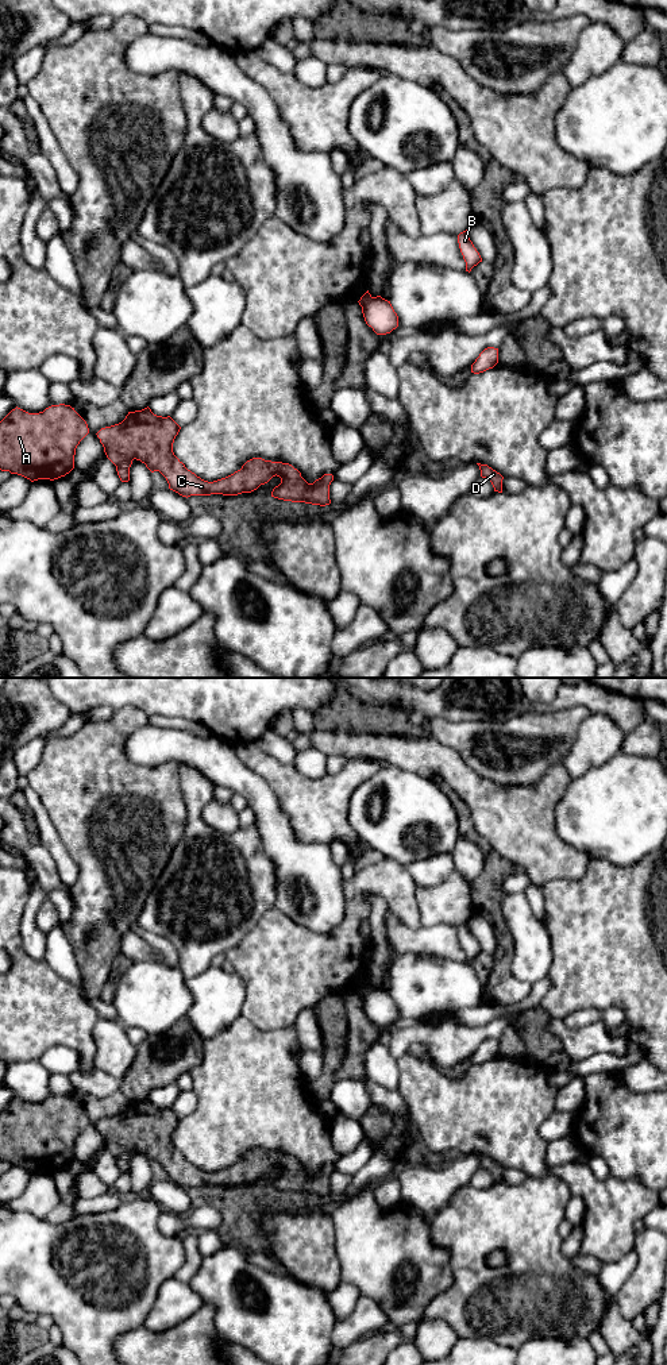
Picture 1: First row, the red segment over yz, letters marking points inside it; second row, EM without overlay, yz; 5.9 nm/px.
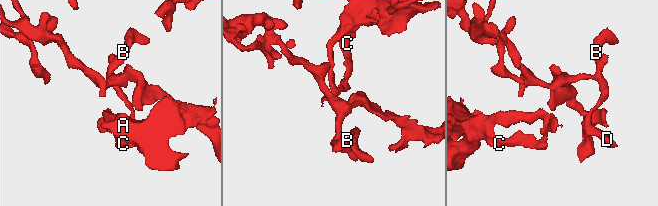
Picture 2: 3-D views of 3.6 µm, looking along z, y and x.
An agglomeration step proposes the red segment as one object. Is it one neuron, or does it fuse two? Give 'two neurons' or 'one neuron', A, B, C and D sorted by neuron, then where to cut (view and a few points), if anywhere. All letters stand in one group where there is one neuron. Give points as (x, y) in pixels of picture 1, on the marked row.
two neurons; groups A C / B D; cut yz (371, 297), (362, 307)

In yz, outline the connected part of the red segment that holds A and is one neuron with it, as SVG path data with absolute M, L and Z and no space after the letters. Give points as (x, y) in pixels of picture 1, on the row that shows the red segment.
M51 405L39 413L16 406L0 421L0 470L31 482L65 477L74 469L76 448L88 433L86 421L70 405Z

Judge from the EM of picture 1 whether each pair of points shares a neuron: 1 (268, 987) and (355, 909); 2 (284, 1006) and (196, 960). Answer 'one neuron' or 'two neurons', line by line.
1: one neuron
2: two neurons

